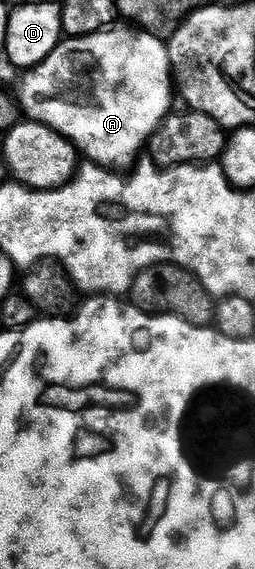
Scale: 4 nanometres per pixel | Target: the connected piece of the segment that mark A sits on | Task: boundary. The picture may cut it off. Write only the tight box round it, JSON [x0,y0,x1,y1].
[21,24,173,168]

